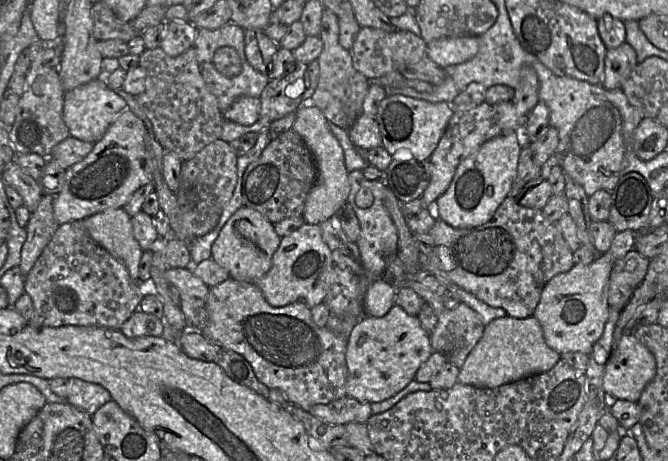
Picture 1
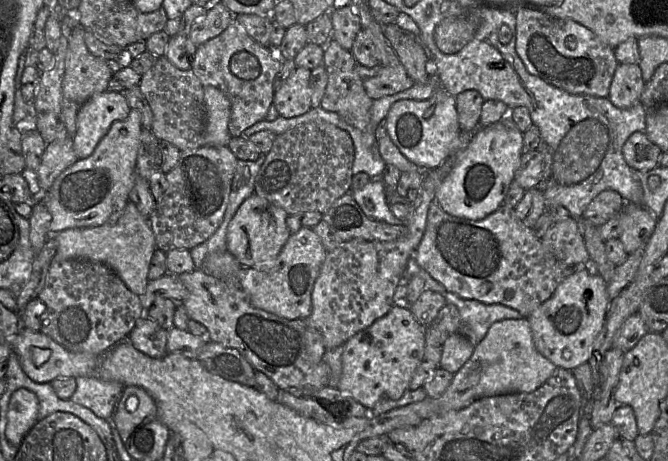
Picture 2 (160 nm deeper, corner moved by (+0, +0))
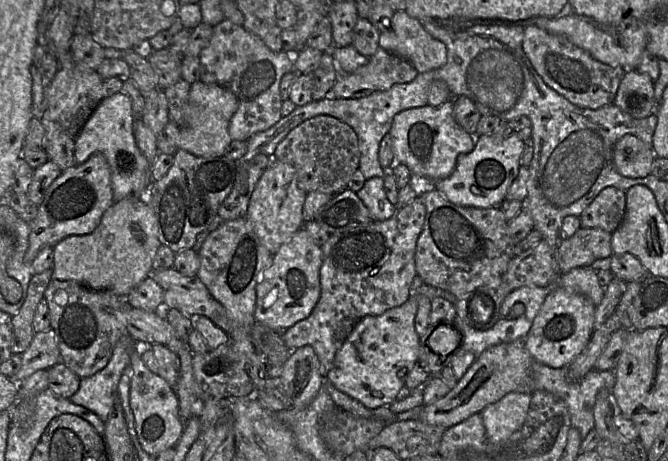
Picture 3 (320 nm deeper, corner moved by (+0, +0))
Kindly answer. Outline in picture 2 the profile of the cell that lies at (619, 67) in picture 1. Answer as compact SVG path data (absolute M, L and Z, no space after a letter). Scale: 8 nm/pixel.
M620 63L615 70L608 99L617 108L630 108L640 102L644 85L638 63Z

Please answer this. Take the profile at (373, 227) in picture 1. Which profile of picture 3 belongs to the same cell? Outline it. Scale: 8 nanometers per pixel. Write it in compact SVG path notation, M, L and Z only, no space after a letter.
M374 177L366 180L364 187L356 194L369 210L373 221L388 220L398 210L386 196L384 178Z

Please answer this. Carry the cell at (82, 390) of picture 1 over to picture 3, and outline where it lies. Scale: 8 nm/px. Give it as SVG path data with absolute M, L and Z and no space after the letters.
M127 333L117 342L107 365L92 376L80 380L79 389L69 399L94 412L106 422L117 398L120 376L131 364L137 342Z

